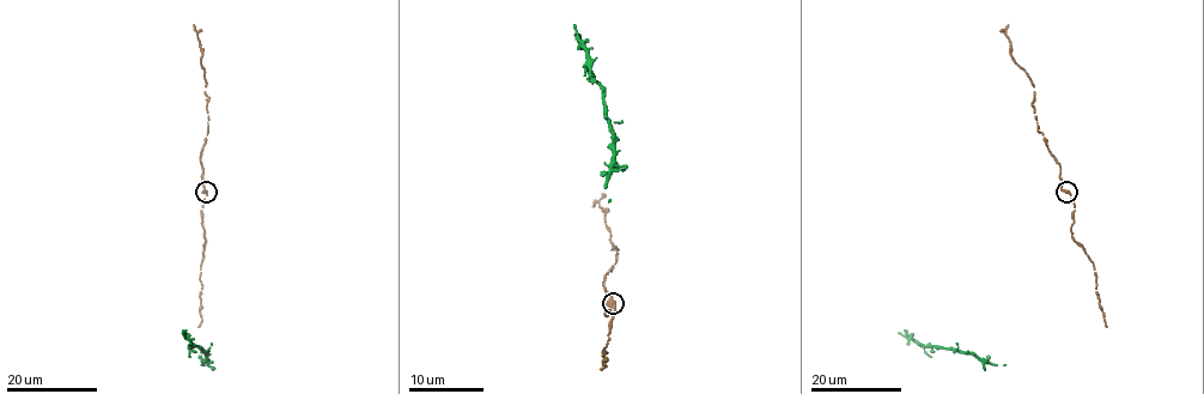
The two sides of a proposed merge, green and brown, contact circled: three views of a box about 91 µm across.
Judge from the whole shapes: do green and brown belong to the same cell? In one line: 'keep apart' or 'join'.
join

